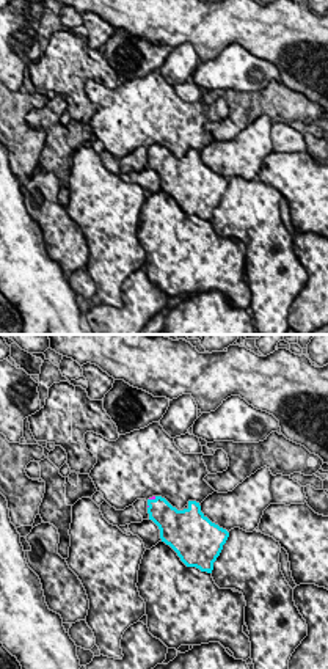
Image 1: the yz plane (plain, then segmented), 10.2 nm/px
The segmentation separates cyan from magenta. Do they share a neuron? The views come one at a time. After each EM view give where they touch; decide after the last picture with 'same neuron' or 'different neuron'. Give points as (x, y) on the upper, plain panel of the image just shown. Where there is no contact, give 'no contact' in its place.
contact (153, 148)

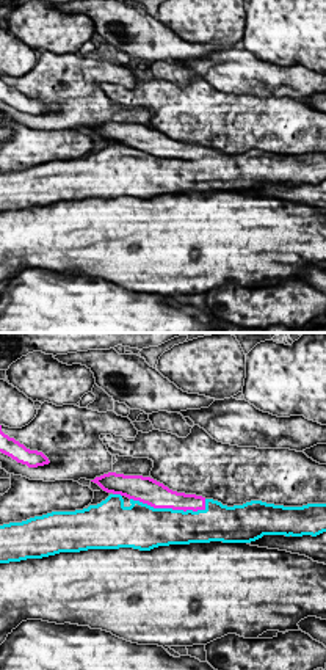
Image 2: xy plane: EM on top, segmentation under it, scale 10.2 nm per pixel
contact (168, 157)

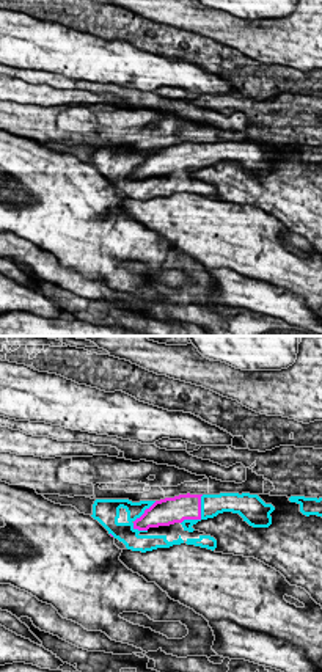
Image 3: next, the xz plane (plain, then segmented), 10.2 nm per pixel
contact (201, 164)

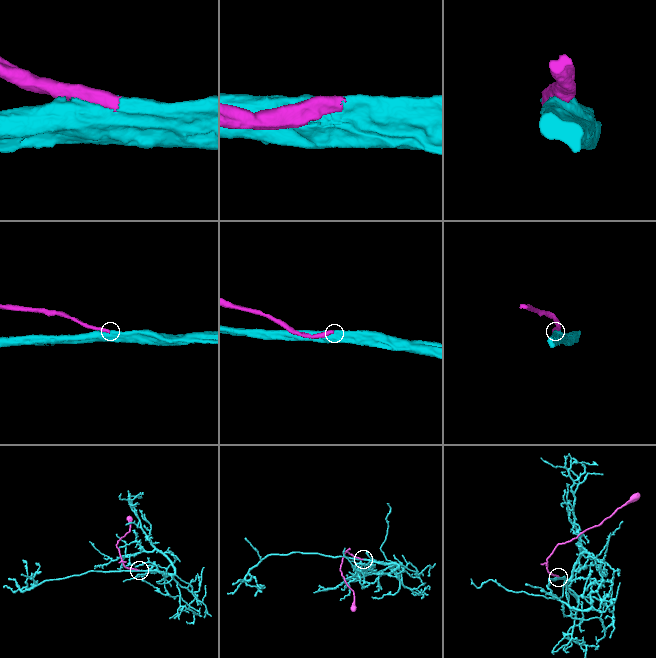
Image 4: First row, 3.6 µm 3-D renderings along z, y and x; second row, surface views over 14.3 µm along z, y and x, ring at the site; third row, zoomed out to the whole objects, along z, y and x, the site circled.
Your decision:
same neuron

